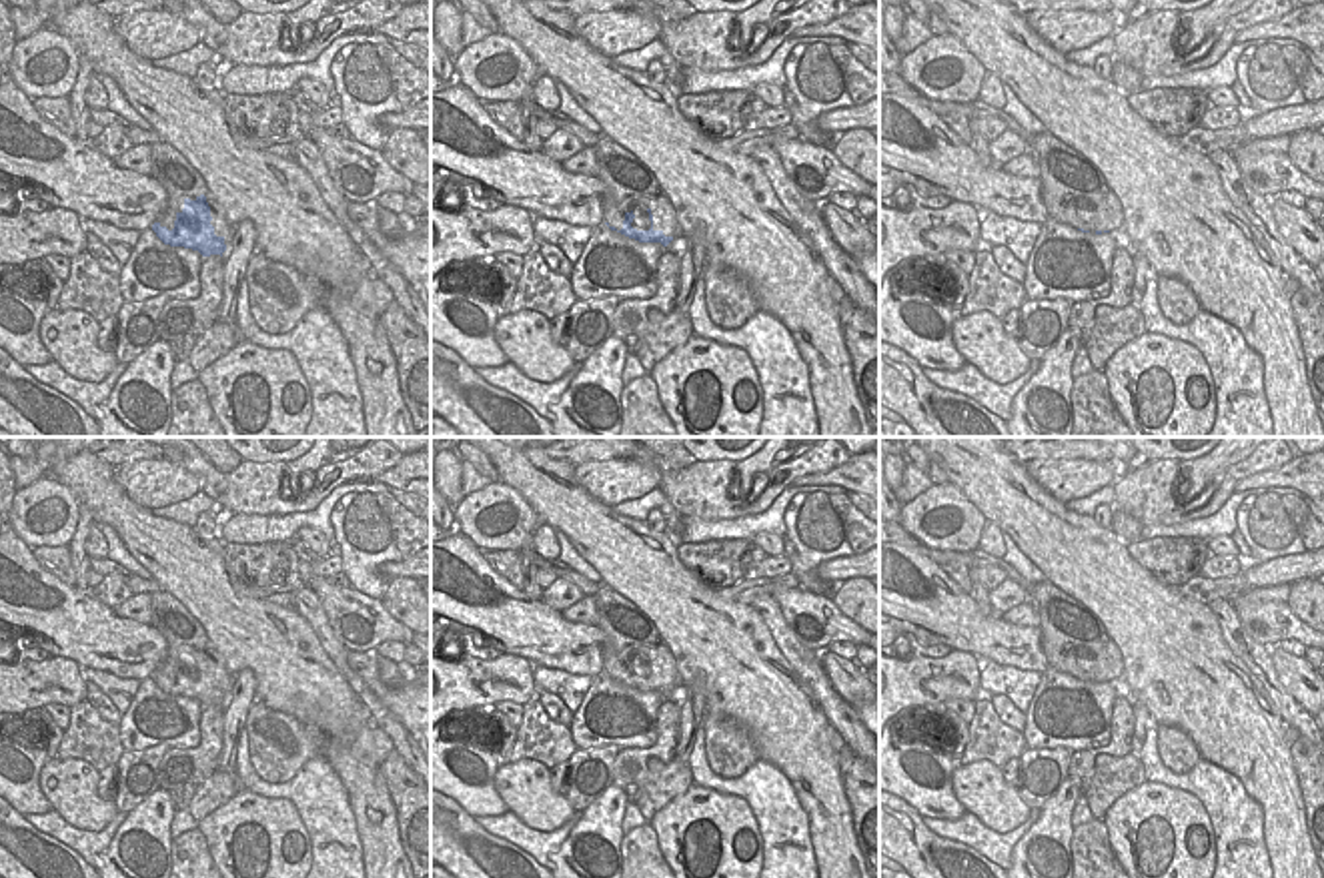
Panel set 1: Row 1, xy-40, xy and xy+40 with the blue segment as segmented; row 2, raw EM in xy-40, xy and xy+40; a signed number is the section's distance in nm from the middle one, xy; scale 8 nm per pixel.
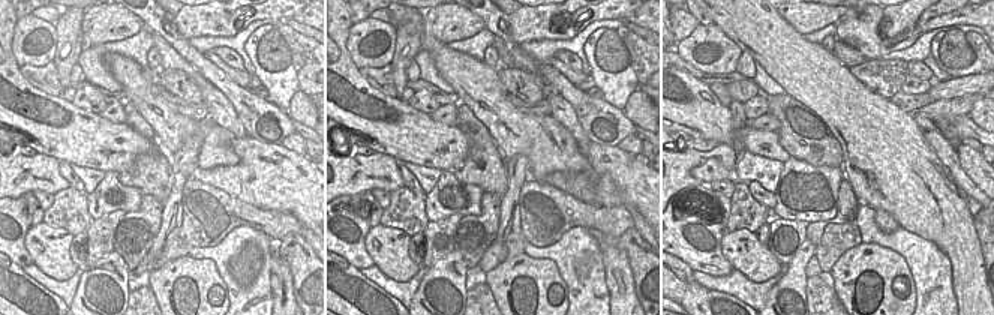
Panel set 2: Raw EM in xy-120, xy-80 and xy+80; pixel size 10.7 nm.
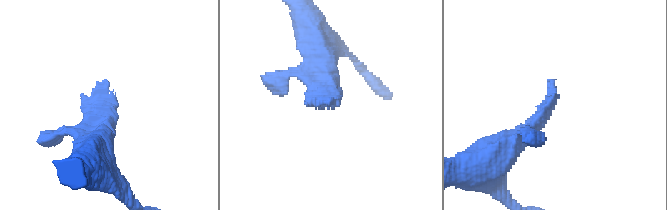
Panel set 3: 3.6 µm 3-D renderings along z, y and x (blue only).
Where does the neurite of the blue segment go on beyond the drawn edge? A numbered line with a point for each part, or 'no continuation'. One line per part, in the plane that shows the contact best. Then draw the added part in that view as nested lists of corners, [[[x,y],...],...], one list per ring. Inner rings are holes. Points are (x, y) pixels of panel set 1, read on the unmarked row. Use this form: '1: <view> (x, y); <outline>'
1: xy (627, 634); [[[601,585],[595,593],[599,613],[597,627],[603,631],[603,672],[623,678],[627,662],[633,662],[631,672],[637,680],[661,680],[673,690],[665,700],[679,702],[679,674],[671,649],[661,641],[655,623],[627,597]]]

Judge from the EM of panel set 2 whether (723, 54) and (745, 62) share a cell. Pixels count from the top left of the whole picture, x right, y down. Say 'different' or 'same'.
different

